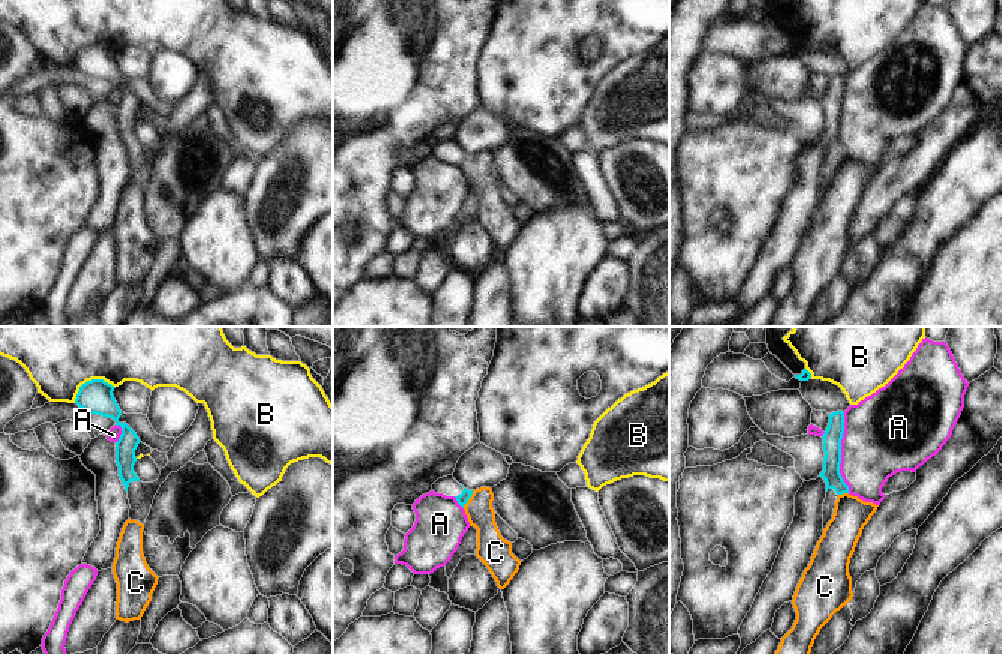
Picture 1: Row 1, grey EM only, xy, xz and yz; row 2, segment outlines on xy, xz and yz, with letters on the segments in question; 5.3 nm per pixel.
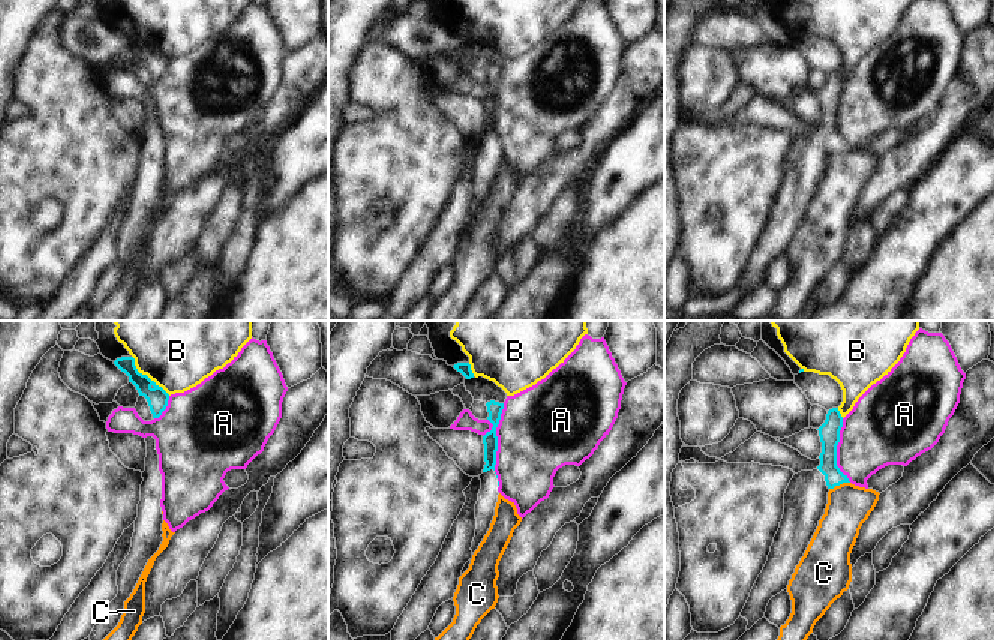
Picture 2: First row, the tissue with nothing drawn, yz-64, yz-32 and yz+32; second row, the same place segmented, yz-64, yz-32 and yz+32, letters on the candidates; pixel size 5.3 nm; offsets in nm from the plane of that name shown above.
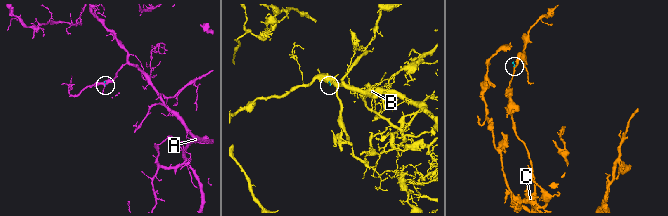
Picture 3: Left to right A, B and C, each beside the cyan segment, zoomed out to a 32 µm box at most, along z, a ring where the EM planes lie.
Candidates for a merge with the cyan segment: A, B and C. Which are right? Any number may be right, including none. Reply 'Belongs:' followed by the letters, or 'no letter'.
Belongs: no letter

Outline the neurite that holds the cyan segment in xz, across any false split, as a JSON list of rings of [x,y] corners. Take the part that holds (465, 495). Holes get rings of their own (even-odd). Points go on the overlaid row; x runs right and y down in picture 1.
[[[482,442],[476,444],[459,458],[453,472],[453,478],[464,486],[462,494],[454,496],[458,504],[464,508],[476,489],[492,489],[506,480],[508,468],[501,453]]]

